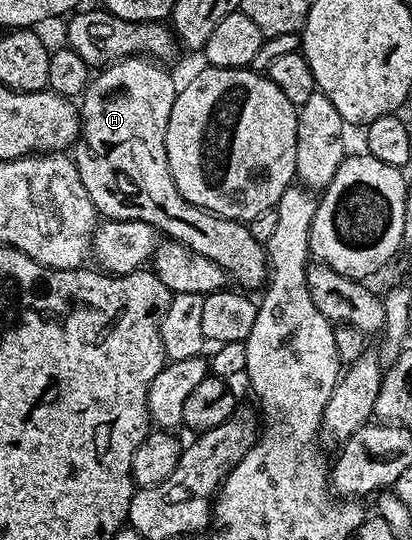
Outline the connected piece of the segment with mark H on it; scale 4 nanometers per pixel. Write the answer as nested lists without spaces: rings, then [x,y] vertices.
[[[140,54],[126,56],[124,60],[108,64],[100,71],[103,72],[100,76],[98,73],[94,77],[93,83],[84,90],[81,97],[81,127],[79,139],[73,145],[77,174],[100,217],[145,222],[164,237],[189,246],[189,250],[197,250],[197,254],[205,254],[209,262],[217,262],[217,266],[227,271],[228,277],[235,279],[236,276],[244,284],[244,289],[262,289],[269,279],[267,249],[253,238],[250,227],[224,216],[214,216],[212,212],[205,212],[191,204],[173,182],[165,150],[165,134],[169,126],[169,114],[173,110],[177,83],[163,68],[166,67],[162,63]]]

